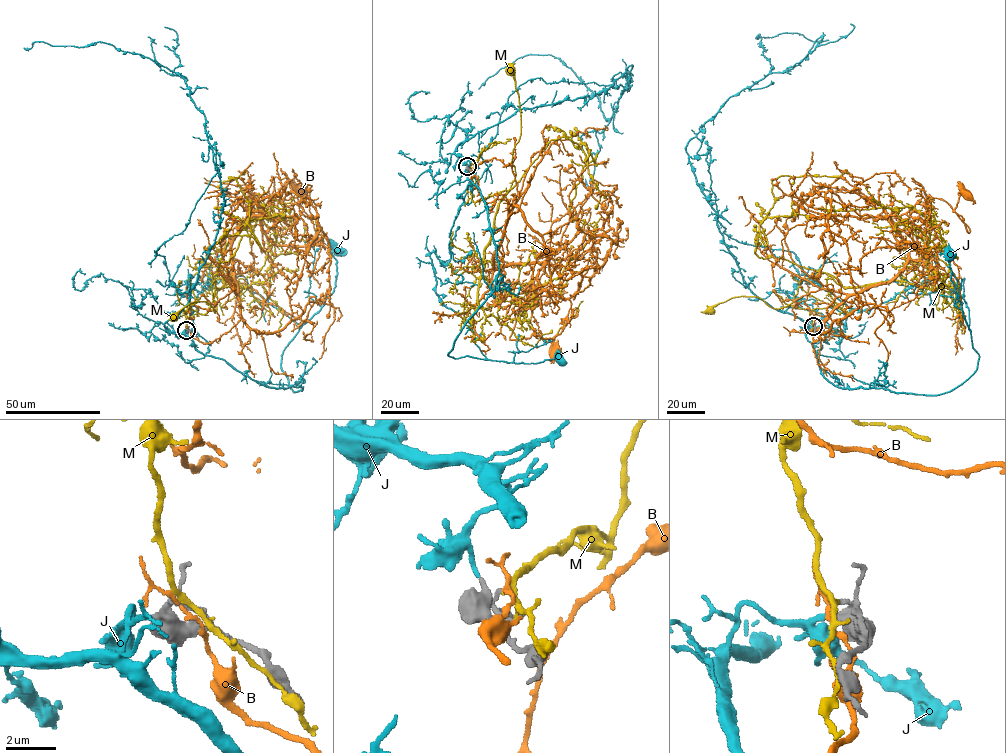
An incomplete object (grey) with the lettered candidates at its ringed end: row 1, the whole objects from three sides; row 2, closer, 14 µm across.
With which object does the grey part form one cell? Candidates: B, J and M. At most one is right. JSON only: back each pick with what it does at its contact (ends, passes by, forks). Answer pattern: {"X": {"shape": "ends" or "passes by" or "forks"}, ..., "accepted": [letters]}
{"J": {"shape": "ends"}, "accepted": ["J"]}

